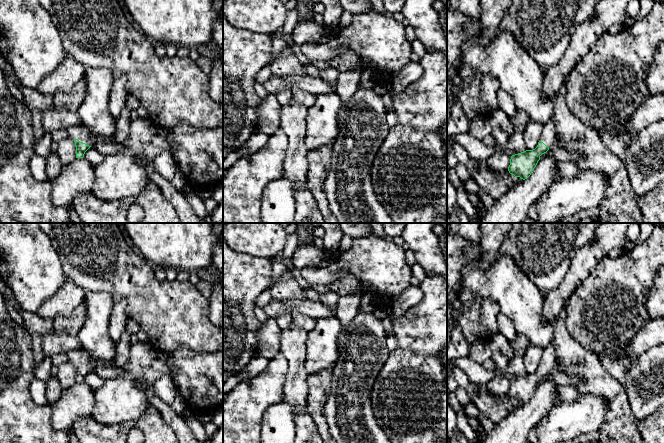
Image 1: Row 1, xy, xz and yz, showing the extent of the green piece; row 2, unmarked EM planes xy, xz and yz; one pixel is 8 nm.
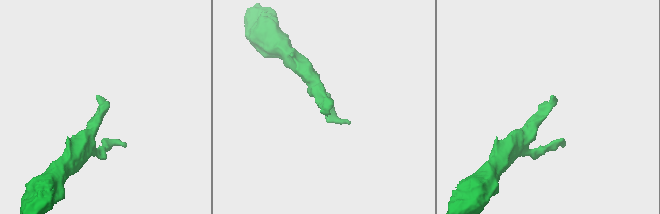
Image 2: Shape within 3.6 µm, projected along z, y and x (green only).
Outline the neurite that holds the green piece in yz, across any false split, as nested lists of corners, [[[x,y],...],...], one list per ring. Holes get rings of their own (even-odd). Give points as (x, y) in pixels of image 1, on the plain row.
[[[550,345],[544,349],[542,360],[535,373],[526,374],[511,380],[508,391],[509,397],[523,404],[527,403],[540,384],[540,380],[546,377],[552,370],[555,361],[555,346]]]

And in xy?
[[[73,350],[67,353],[68,361],[73,363],[76,370],[76,382],[83,382],[85,376],[93,369],[93,363],[87,353]]]

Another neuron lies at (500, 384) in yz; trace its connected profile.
[[[501,373],[485,384],[486,389],[494,396],[502,396],[508,393],[511,379]]]

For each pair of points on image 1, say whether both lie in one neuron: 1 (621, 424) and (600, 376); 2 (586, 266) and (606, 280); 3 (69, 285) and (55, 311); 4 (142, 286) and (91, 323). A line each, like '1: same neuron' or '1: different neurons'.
1: same neuron
2: different neurons
3: same neuron
4: different neurons

